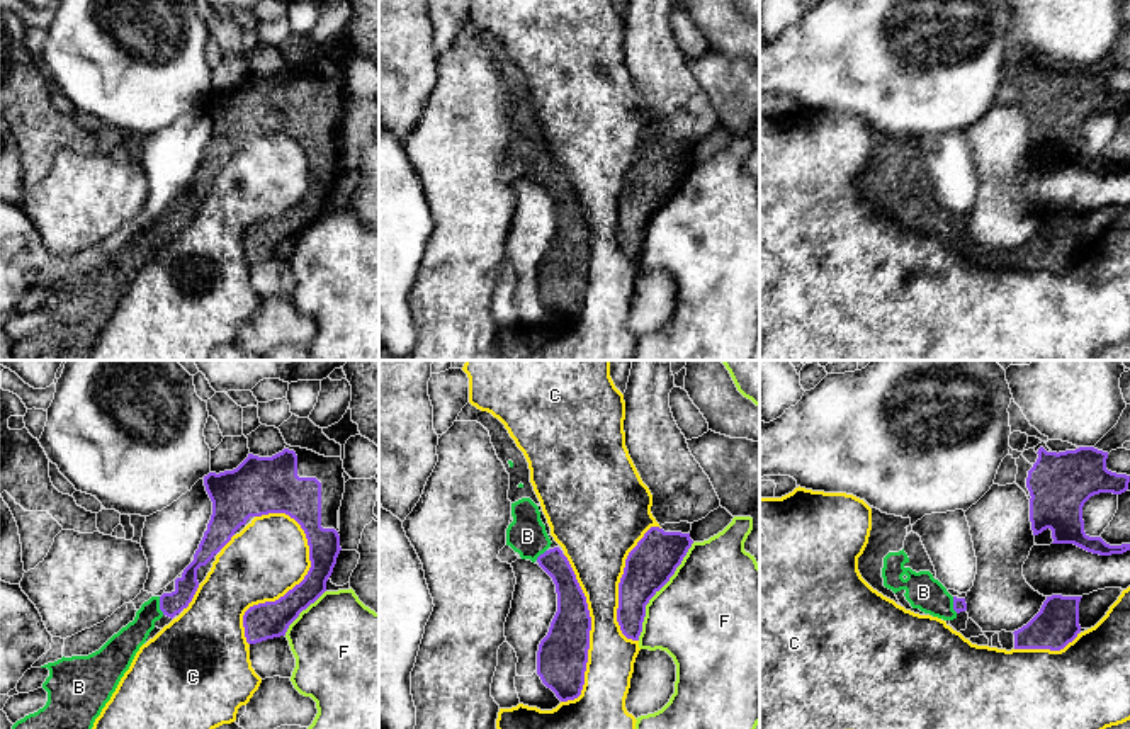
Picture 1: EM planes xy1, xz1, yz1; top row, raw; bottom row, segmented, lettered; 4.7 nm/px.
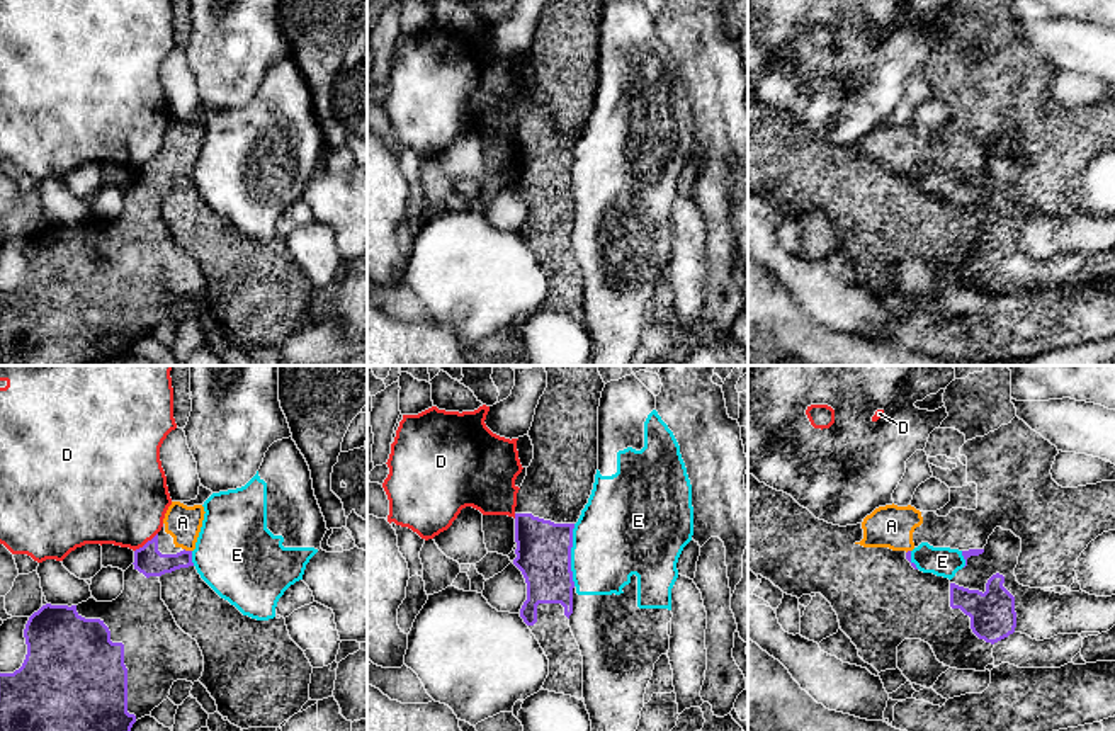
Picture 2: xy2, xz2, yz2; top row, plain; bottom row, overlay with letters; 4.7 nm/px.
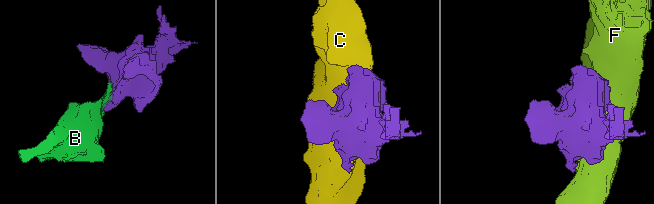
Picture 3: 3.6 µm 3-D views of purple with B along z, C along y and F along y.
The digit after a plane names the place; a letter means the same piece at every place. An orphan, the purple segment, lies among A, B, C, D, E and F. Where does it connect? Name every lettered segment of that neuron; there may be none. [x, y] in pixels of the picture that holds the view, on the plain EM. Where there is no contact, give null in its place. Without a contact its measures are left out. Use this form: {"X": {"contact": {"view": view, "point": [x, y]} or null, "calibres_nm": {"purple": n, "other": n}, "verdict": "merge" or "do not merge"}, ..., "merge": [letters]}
{"A": {"contact": {"view": "xy2", "point": [187, 170]}, "calibres_nm": {"purple": 140, "other": 170}, "verdict": "merge"}, "B": {"contact": {"view": "xy1", "point": [160, 225]}, "calibres_nm": {"purple": 110, "other": 140}, "verdict": "merge"}, "C": {"contact": {"view": "xy1", "point": [293, 208]}, "calibres_nm": {"purple": 180, "other": 360}, "verdict": "do not merge"}, "D": {"contact": {"view": "xy2", "point": [147, 162]}, "calibres_nm": {"purple": 140, "other": 440}, "verdict": "do not merge"}, "E": {"contact": {"view": "xz2", "point": [570, 174]}, "calibres_nm": {"purple": 260, "other": 400}, "verdict": "do not merge"}, "F": {"contact": {"view": "xz1", "point": [658, 209]}, "calibres_nm": {"purple": 220, "other": 480}, "verdict": "do not merge"}, "merge": ["A", "B"]}

